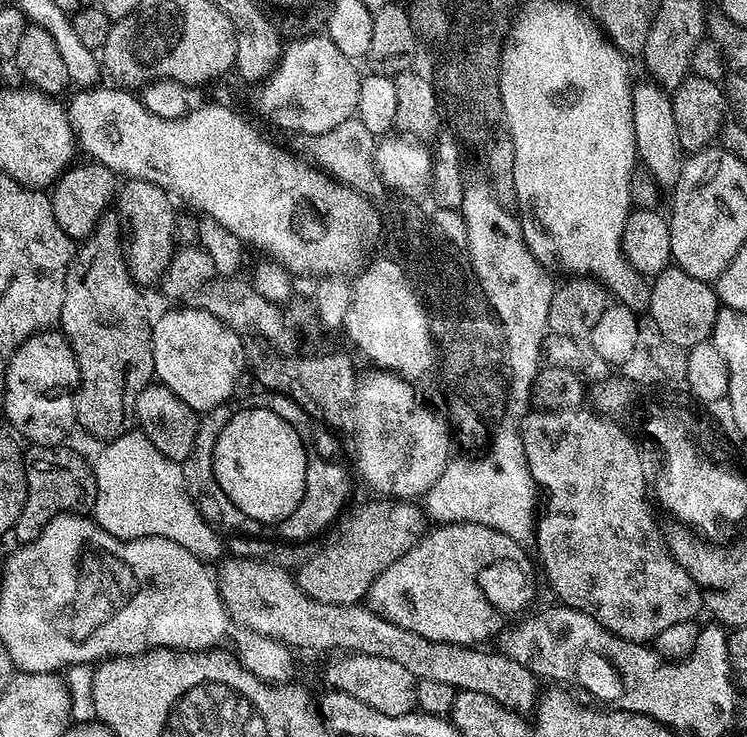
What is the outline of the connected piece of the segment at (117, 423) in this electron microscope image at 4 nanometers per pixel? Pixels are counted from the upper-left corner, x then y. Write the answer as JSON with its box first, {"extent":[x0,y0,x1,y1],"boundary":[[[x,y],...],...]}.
{"extent":[58,210,154,442],"boundary":[[[109,210],[100,217],[87,240],[75,249],[66,274],[62,314],[58,321],[80,371],[76,424],[103,442],[126,431],[138,394],[154,380],[152,324],[140,292],[143,292],[141,285],[128,273],[124,260],[119,215]]]}

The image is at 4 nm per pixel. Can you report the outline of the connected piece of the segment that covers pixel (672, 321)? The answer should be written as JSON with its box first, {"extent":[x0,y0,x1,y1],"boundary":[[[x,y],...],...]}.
{"extent":[647,266,722,349],"boundary":[[[669,266],[659,272],[651,281],[652,293],[649,298],[647,315],[652,315],[660,340],[674,342],[674,346],[689,349],[705,343],[714,330],[714,318],[722,307],[716,289],[707,280],[699,280],[686,270]]]}

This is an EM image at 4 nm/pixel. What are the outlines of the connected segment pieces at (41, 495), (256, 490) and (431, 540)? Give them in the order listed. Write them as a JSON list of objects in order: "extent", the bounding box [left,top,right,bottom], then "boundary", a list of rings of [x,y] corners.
[{"extent":[14,445,96,545],"boundary":[[[31,445],[24,452],[24,473],[28,487],[26,502],[22,506],[22,514],[18,514],[14,529],[14,536],[20,539],[21,545],[38,538],[56,516],[88,514],[93,511],[96,492],[93,465],[87,464],[65,446]]]},{"extent":[212,407,310,522],"boundary":[[[241,407],[241,412],[236,412],[232,417],[224,420],[222,434],[218,434],[218,446],[214,446],[214,462],[212,469],[218,478],[218,486],[226,490],[226,498],[257,522],[285,520],[291,514],[304,493],[306,486],[306,466],[310,456],[306,449],[306,441],[296,432],[296,424],[291,419],[283,420],[279,411],[271,408]]]},{"extent":[367,523,538,645],"boundary":[[[459,523],[432,529],[425,531],[398,562],[378,574],[367,594],[367,603],[382,618],[414,630],[414,634],[422,634],[427,640],[487,645],[491,636],[499,637],[504,616],[523,613],[531,602],[536,576],[538,580],[533,557],[528,557],[519,539],[490,526]]]}]

